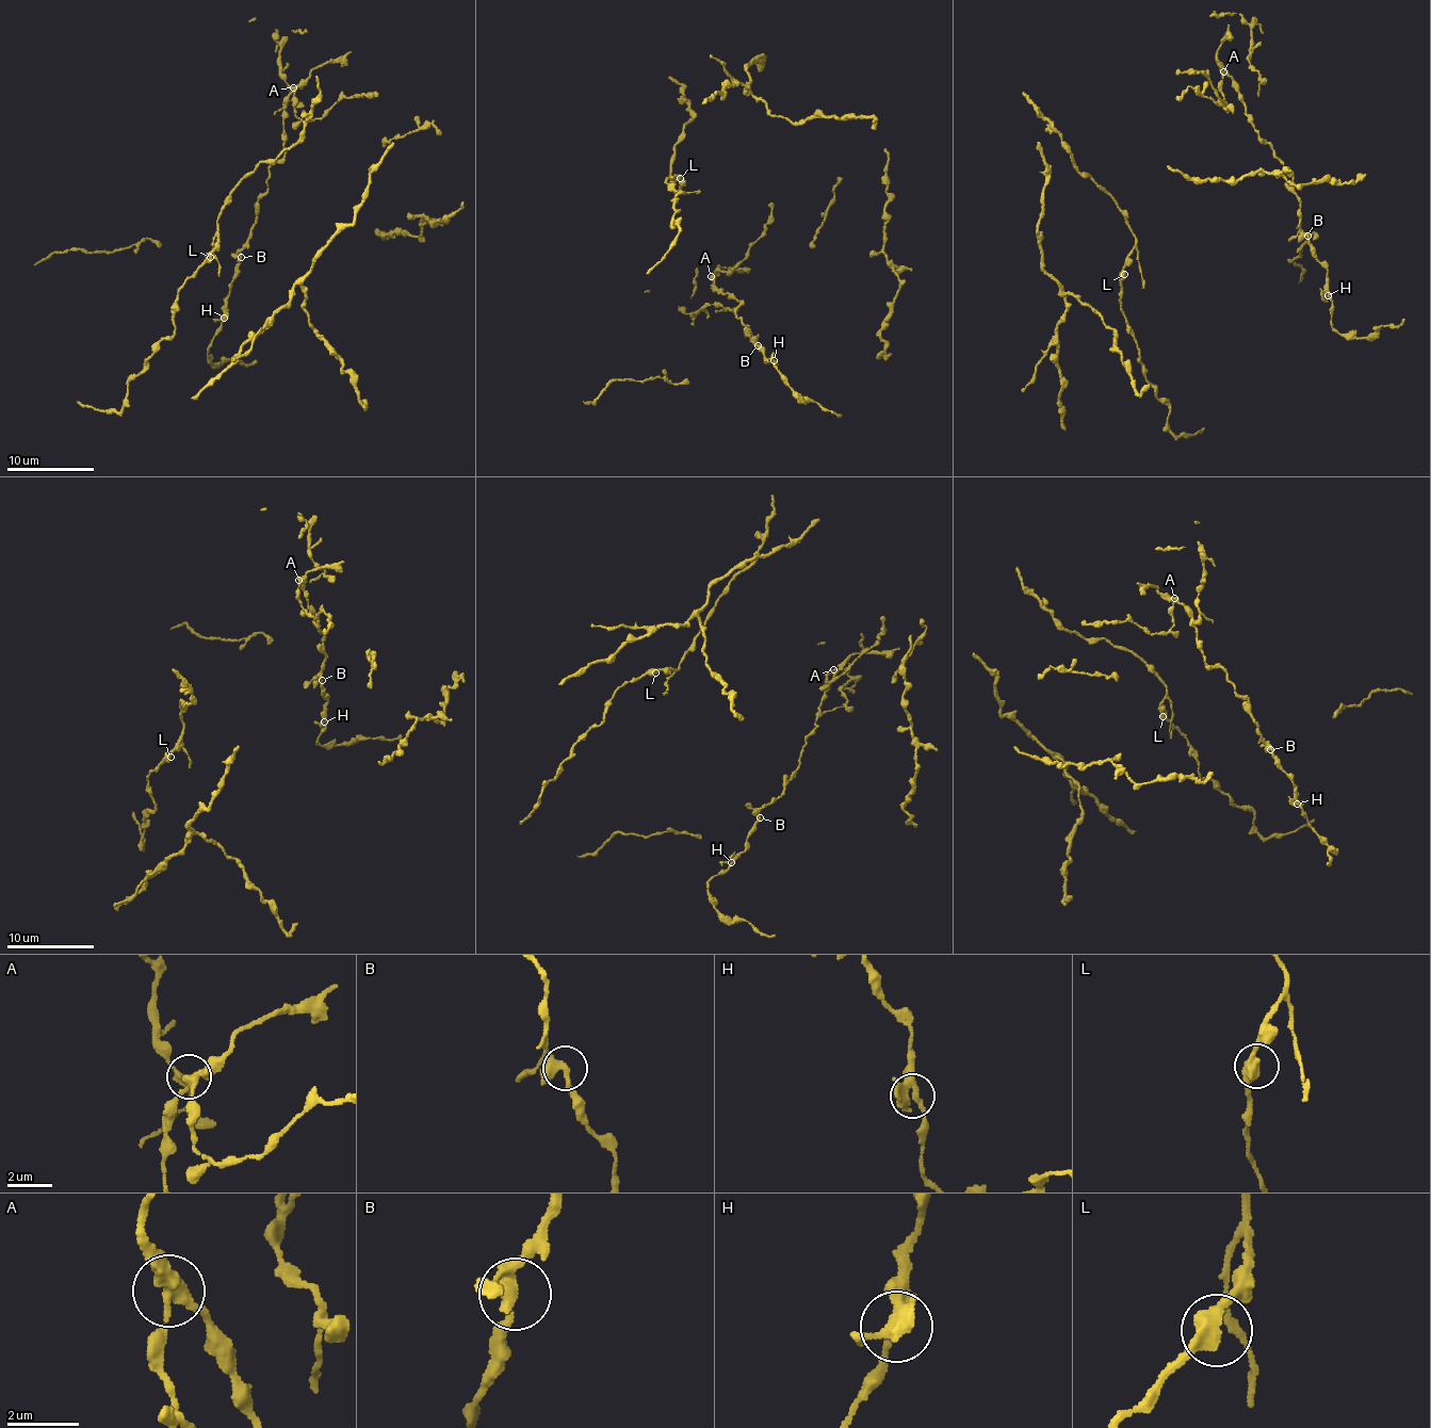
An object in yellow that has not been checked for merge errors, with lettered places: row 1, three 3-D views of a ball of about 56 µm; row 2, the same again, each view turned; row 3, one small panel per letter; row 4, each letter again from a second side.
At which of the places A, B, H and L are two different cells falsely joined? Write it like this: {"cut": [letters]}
{"cut": []}

